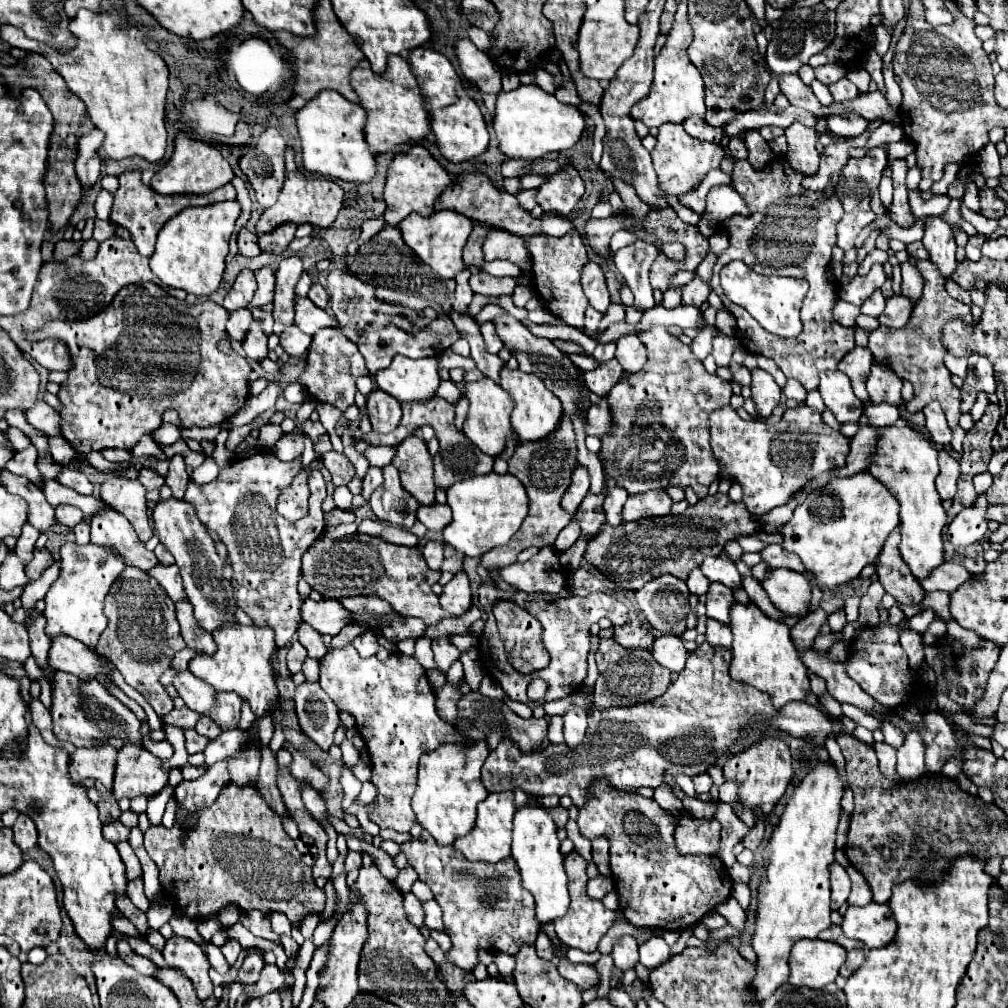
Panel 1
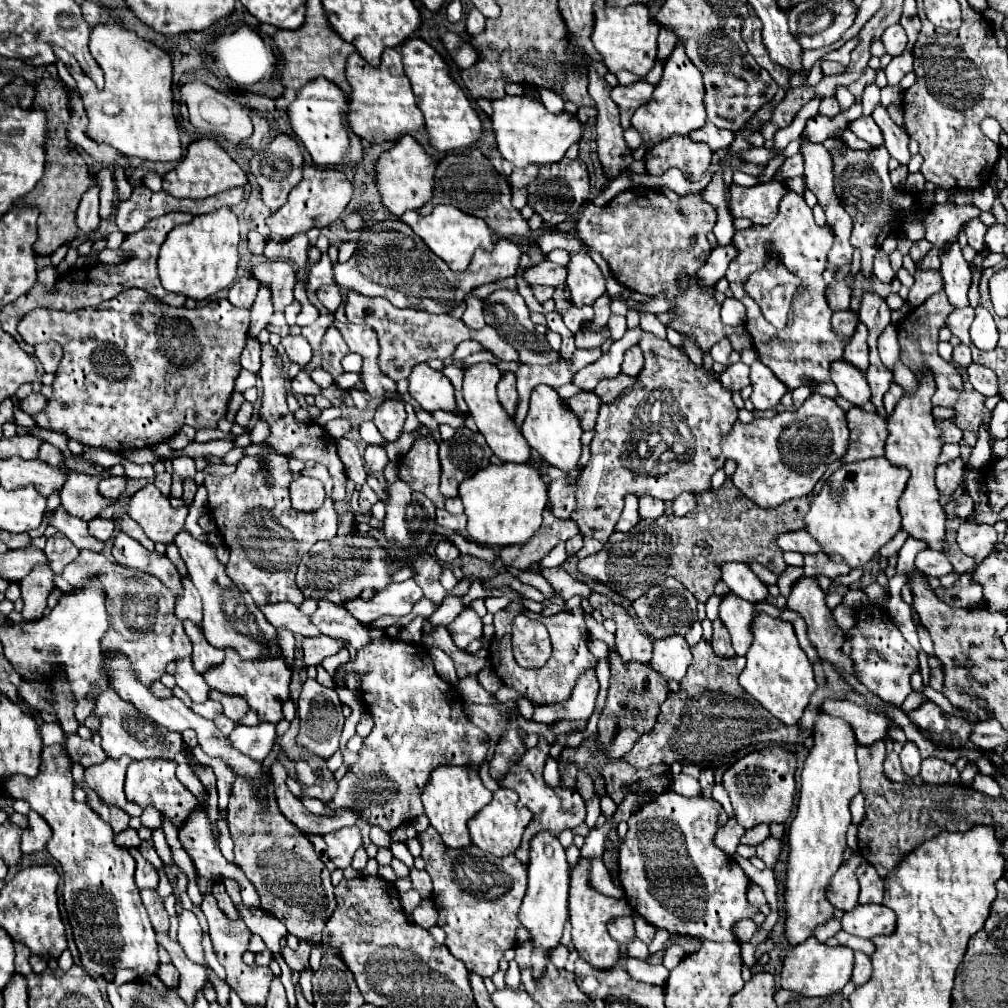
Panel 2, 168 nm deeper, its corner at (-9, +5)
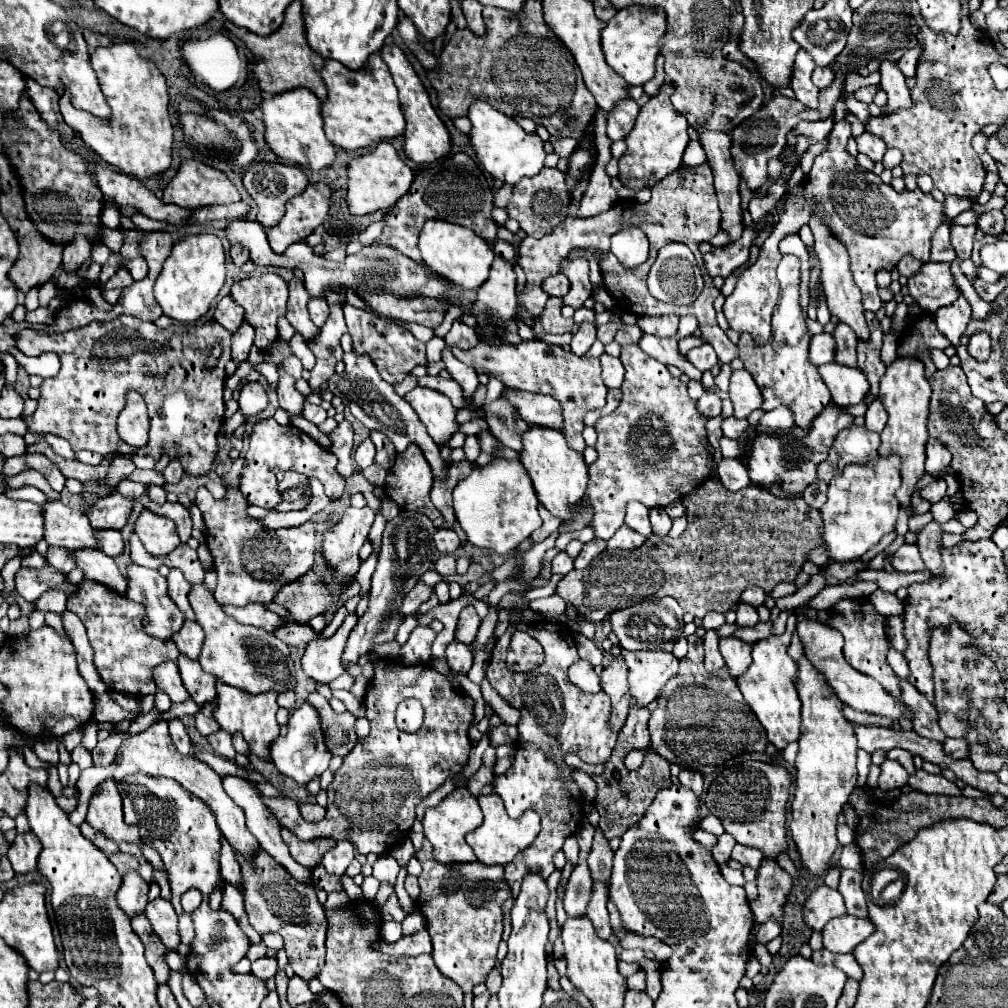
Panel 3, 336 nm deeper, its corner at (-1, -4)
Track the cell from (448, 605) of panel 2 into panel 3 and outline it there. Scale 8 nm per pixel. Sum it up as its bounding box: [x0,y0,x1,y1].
[399,626,435,666]

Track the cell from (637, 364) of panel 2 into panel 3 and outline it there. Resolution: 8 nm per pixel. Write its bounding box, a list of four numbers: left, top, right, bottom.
[599,352,625,388]

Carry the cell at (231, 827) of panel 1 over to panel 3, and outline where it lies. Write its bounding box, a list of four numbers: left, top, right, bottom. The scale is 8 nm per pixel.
[237,852,325,982]

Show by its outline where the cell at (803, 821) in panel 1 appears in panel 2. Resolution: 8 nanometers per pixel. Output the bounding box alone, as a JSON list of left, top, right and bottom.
[785,715,859,947]

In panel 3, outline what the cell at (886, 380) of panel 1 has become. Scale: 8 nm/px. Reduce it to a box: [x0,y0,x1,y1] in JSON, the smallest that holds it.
[865,400,887,432]

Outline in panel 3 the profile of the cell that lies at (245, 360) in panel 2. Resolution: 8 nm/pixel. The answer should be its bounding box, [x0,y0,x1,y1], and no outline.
[239,382,269,416]

